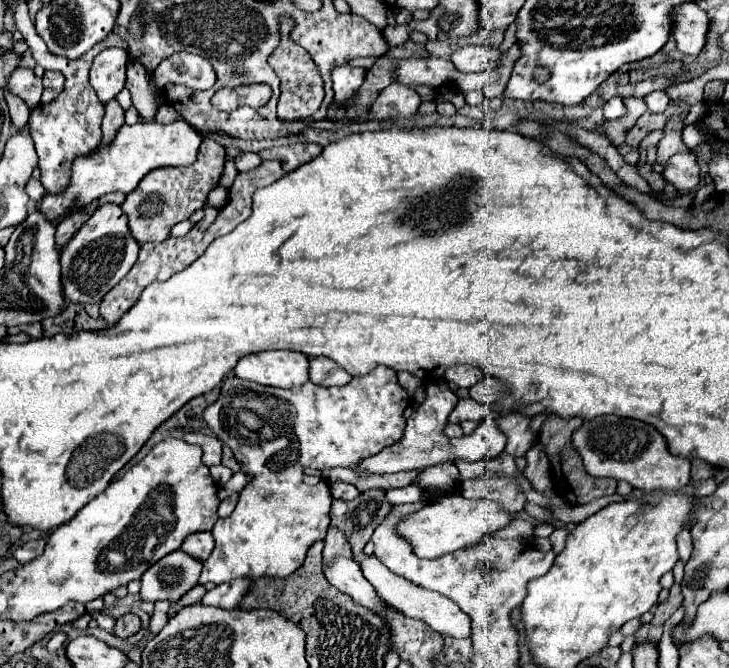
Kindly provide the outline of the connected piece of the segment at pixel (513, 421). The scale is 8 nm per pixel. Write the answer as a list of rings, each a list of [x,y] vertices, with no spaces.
[[[511,412],[511,414],[499,416],[495,422],[507,436],[505,452],[511,456],[525,456],[533,444],[533,438],[535,438],[535,434],[529,430],[531,420],[527,416]]]

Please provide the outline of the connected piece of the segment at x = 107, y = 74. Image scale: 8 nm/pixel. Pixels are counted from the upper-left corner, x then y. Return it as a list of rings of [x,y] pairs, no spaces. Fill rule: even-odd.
[[[107,48],[93,60],[89,82],[103,104],[113,100],[123,90],[125,64],[127,64],[127,52],[121,48]]]

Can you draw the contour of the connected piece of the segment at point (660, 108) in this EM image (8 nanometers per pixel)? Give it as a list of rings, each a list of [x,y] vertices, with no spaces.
[[[653,92],[649,96],[645,96],[647,100],[647,106],[649,106],[649,112],[655,112],[655,114],[661,114],[667,110],[667,104],[669,104],[669,96],[665,92]]]

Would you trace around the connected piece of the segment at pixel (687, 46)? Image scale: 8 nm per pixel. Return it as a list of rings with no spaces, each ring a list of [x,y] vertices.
[[[695,2],[681,4],[681,8],[677,8],[677,12],[673,14],[671,34],[675,36],[677,48],[683,54],[697,56],[705,46],[707,30],[709,30],[709,18]]]

